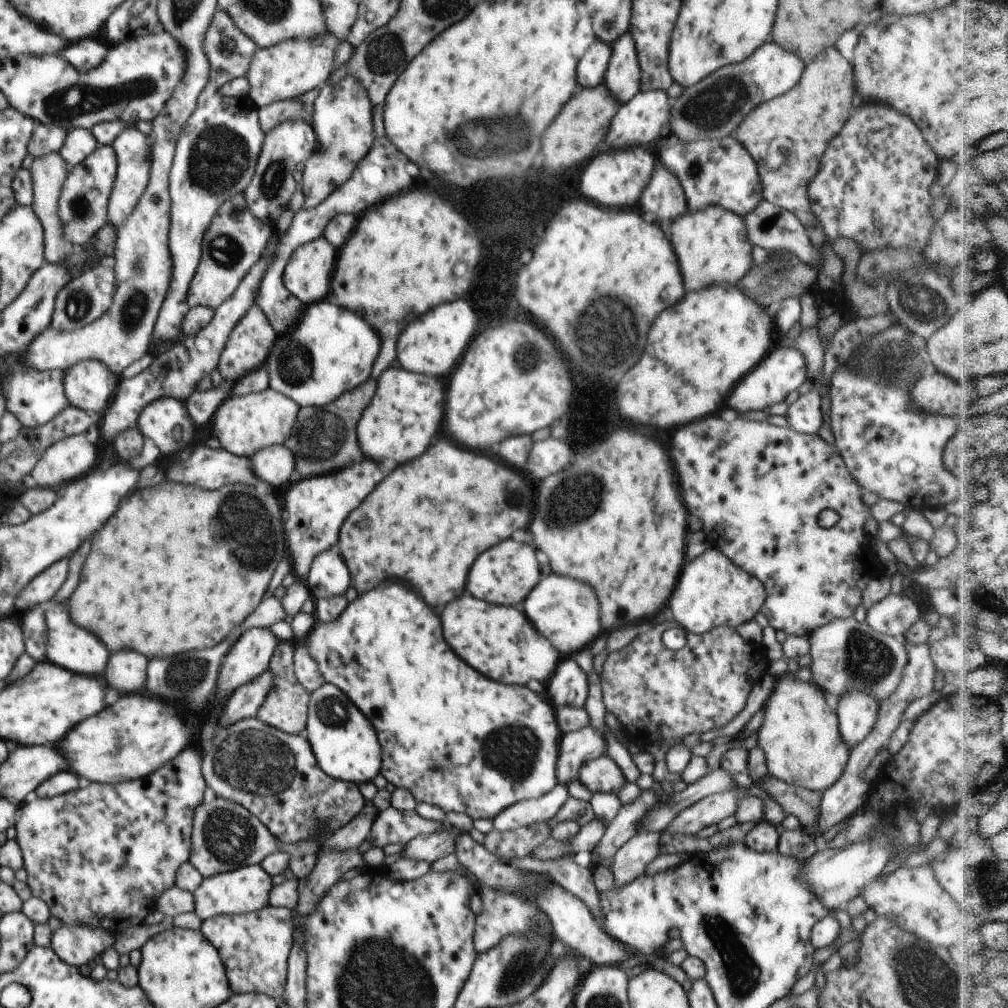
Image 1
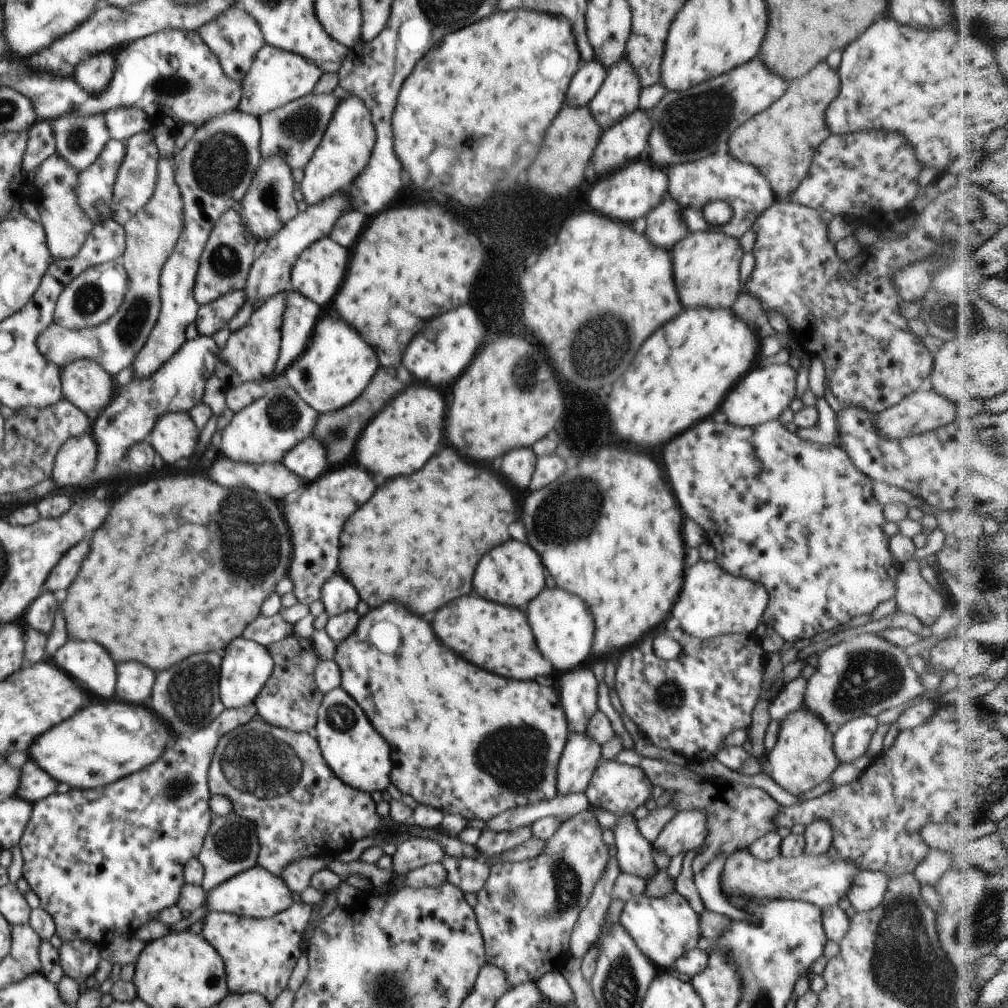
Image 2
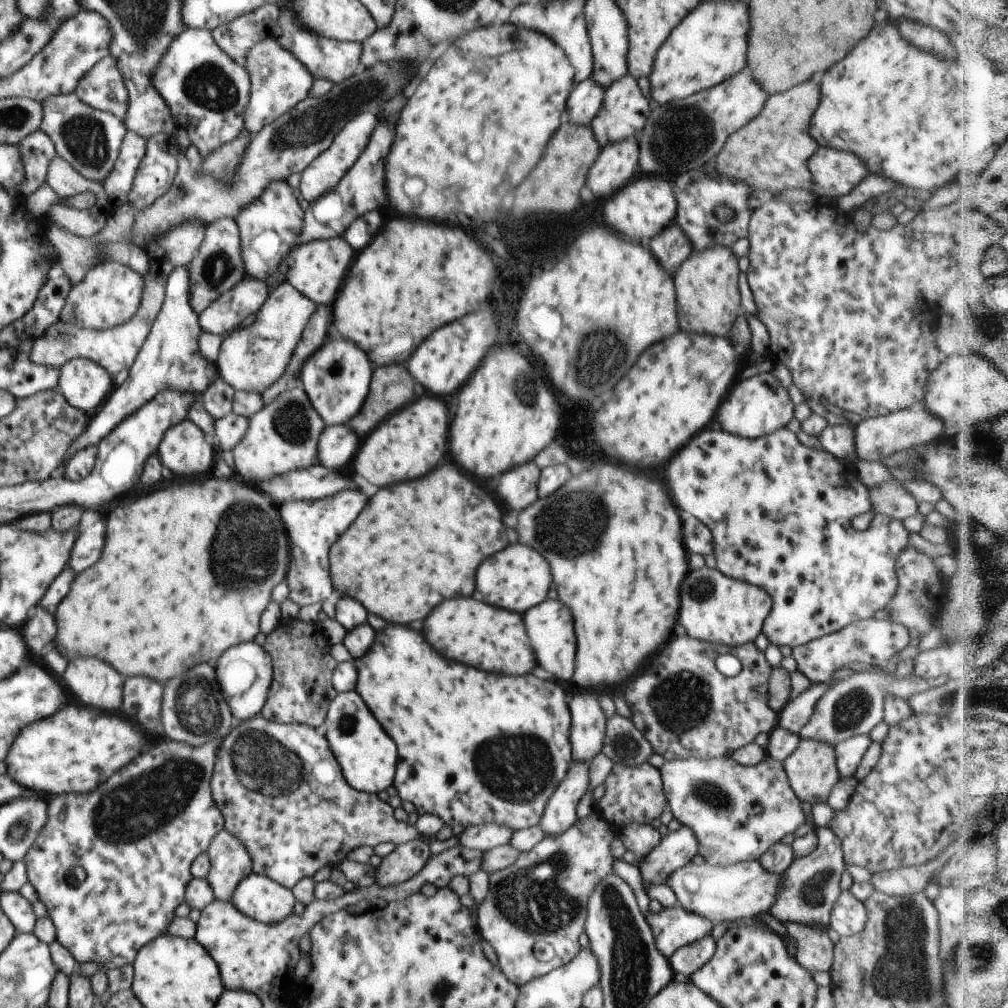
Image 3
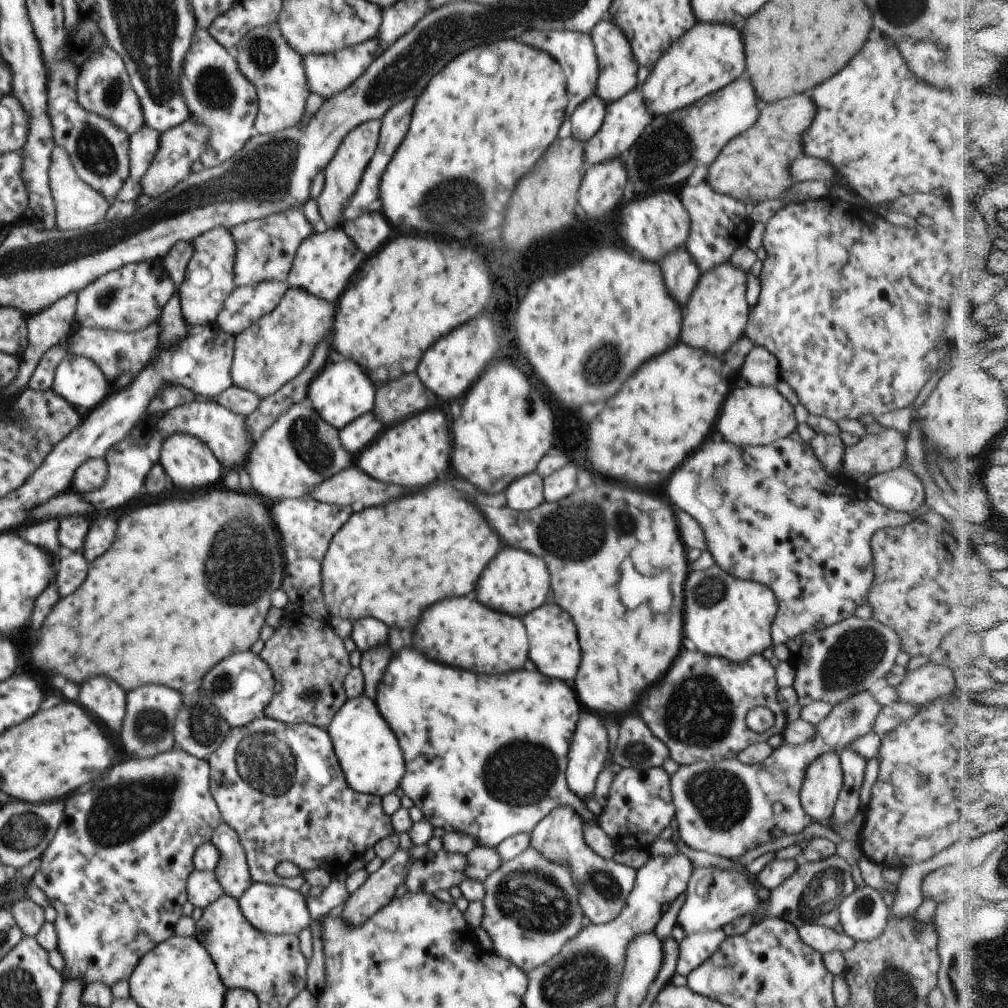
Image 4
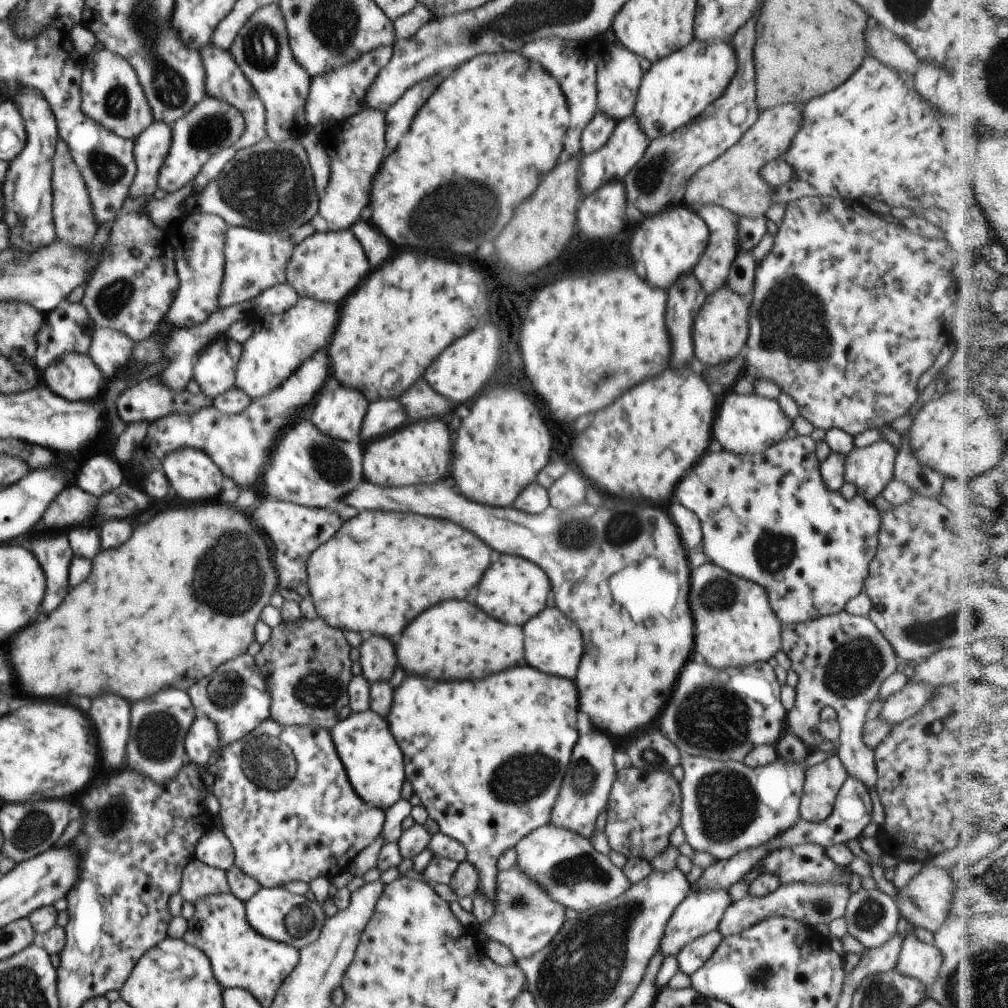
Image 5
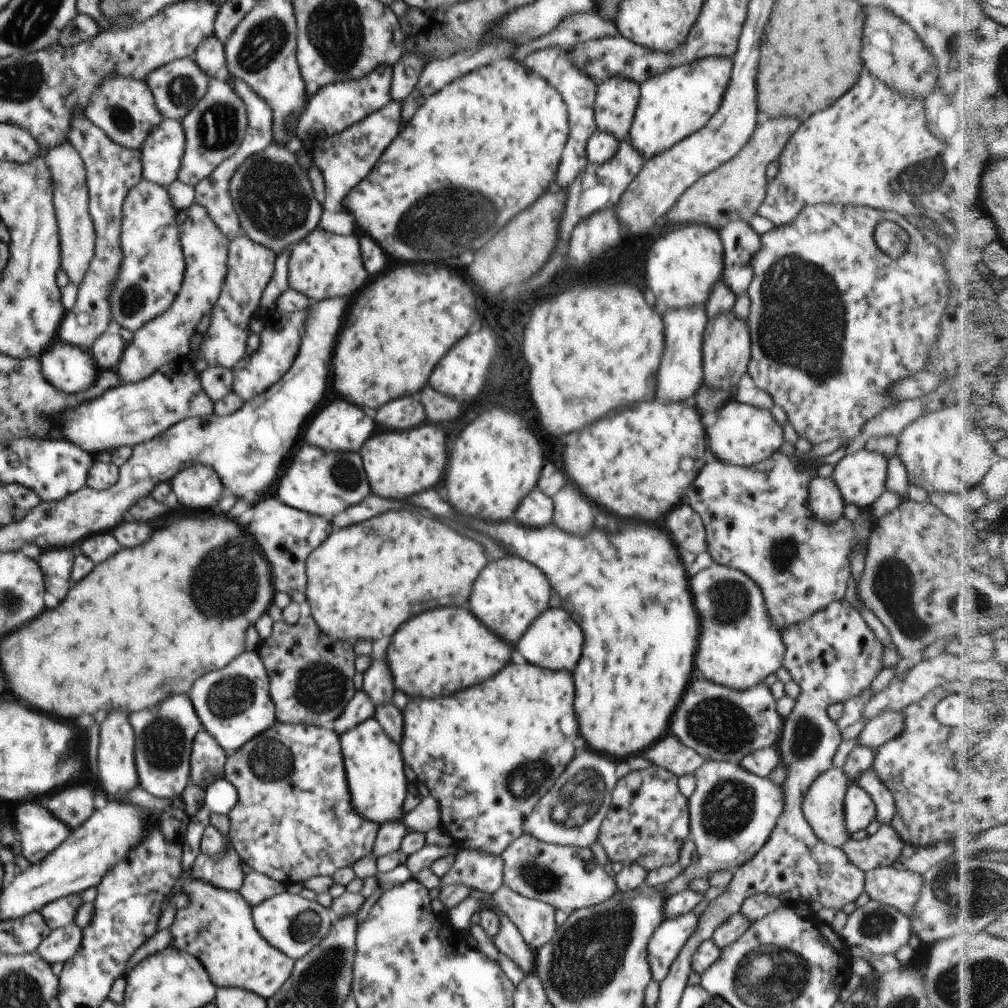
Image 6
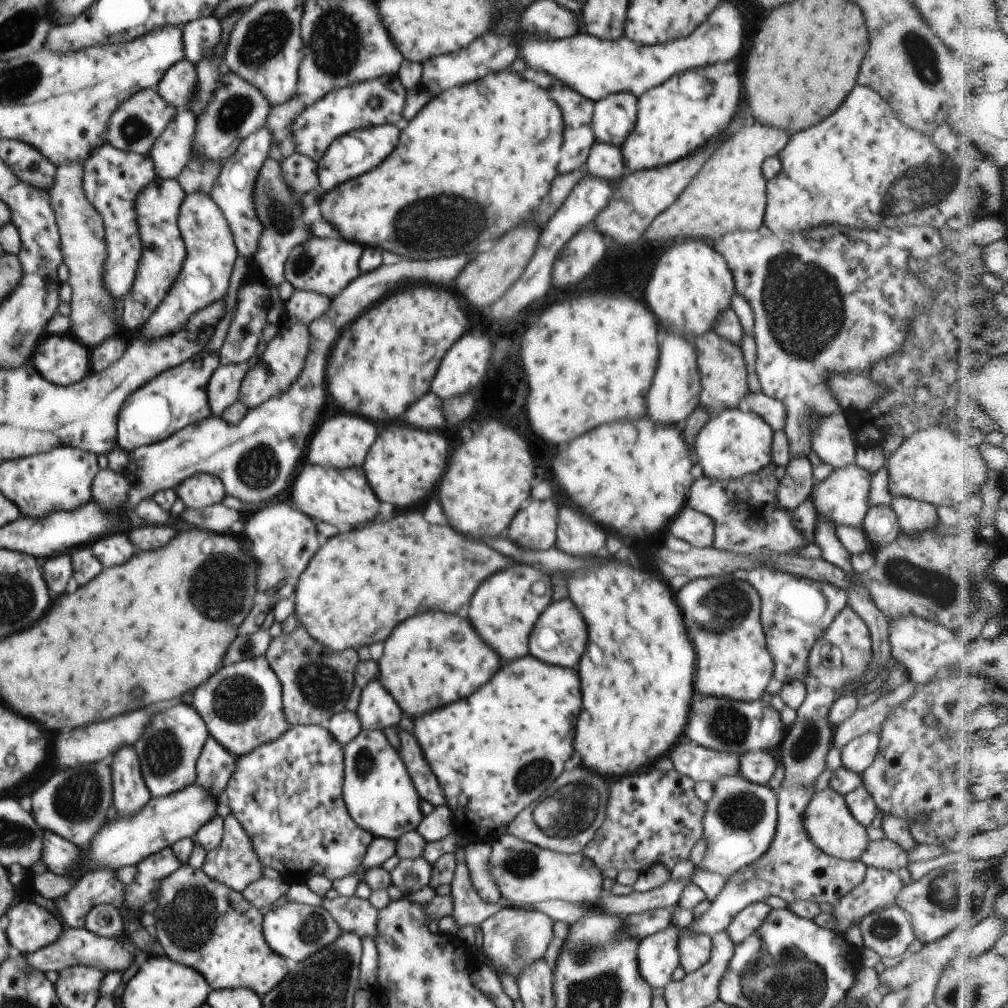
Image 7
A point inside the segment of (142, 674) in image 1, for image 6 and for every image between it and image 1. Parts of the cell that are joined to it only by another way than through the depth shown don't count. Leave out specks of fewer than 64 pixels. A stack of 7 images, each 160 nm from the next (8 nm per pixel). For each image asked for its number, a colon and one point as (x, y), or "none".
2: (134, 685)
3: (142, 698)
4: (150, 712)
5: (158, 727)
6: (164, 734)

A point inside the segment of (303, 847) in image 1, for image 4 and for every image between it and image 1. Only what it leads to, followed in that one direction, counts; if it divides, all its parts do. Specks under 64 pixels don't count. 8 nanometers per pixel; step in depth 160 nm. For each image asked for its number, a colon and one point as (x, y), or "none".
2: (231, 846)
3: (230, 862)
4: (232, 872)

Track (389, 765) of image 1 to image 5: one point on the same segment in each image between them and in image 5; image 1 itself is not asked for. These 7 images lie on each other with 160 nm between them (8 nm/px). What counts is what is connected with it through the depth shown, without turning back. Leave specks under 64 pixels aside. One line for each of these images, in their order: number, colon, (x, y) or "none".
2: (470, 743)
3: (474, 748)
4: (450, 725)
5: (487, 758)

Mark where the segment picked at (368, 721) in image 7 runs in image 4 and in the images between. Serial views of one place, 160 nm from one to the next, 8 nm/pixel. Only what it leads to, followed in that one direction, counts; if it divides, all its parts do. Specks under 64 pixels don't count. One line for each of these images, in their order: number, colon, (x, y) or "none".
4: (367, 633)
5: (377, 657)
6: (378, 684)

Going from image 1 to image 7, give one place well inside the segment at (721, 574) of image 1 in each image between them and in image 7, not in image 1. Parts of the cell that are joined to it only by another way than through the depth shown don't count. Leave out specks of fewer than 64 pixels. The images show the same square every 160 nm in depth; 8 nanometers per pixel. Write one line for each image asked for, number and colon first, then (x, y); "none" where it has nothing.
2: (713, 603)
3: (715, 608)
4: (725, 616)
5: (735, 626)
6: (739, 646)
7: (723, 617)

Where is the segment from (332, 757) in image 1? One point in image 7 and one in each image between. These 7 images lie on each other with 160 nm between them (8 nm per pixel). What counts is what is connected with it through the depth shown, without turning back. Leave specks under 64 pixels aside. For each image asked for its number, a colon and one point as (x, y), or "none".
2: (358, 754)
3: (368, 757)
4: (368, 752)
5: (374, 762)
6: (374, 764)
7: (380, 796)

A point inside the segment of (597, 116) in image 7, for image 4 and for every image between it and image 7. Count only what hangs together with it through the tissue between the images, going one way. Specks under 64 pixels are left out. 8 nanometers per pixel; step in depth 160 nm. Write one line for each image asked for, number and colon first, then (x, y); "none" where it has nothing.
4: (617, 75)
5: (618, 78)
6: (616, 100)

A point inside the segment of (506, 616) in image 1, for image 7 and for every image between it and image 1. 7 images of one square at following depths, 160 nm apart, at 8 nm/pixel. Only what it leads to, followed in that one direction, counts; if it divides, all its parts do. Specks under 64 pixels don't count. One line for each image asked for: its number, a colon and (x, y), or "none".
2: (498, 638)
3: (490, 639)
4: (459, 632)
5: (453, 640)
6: (436, 653)
7: (434, 659)

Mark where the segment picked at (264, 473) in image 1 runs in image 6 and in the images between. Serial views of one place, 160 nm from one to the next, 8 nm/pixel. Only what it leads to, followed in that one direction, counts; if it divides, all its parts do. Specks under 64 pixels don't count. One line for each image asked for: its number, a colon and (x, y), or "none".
2: (309, 459)
3: (338, 444)
4: (355, 437)
5: (383, 416)
6: (406, 413)

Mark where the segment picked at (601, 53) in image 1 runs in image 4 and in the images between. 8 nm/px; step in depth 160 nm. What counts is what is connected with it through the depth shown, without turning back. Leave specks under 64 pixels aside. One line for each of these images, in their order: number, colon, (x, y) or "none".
2: (588, 80)
3: (586, 100)
4: (587, 119)

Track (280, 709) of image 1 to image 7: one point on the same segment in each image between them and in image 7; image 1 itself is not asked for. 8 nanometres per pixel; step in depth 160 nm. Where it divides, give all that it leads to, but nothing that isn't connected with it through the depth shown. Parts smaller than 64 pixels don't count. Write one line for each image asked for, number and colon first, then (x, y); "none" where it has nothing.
2: (290, 699)
3: (301, 691)
4: (309, 663)
5: (306, 663)
6: (310, 676)
7: (316, 681)

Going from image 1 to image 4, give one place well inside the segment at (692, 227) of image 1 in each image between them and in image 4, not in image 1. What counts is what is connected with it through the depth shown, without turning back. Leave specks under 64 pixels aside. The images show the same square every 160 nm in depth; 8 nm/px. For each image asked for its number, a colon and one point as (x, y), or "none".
2: (706, 264)
3: (707, 283)
4: (716, 316)

